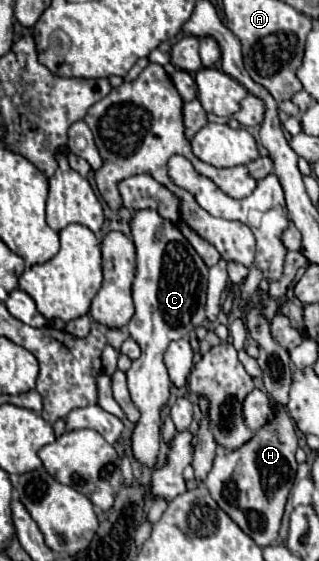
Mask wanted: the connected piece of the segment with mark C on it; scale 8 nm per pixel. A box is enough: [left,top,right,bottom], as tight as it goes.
[126,210,208,468]

